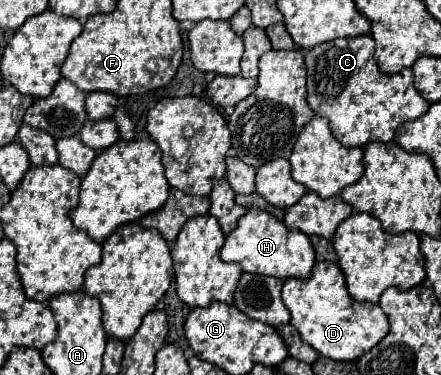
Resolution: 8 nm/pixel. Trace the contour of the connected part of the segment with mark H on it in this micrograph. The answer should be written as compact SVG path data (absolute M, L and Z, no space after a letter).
M252 208L238 220L236 230L226 236L226 242L220 250L220 258L224 262L240 264L244 272L276 276L286 280L286 278L308 278L316 256L304 232L290 230L272 214Z

